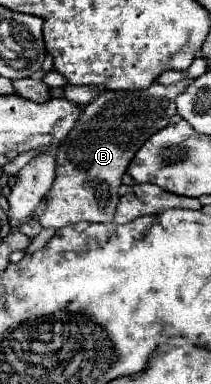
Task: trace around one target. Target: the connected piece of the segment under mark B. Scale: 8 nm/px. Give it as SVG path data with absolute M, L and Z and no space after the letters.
M193 80L161 86L151 84L145 90L107 90L81 108L81 116L65 142L57 148L55 182L47 192L47 208L39 218L43 228L63 228L69 222L111 222L121 178L129 162L149 136L163 130L169 118L177 114L175 98L191 86Z

